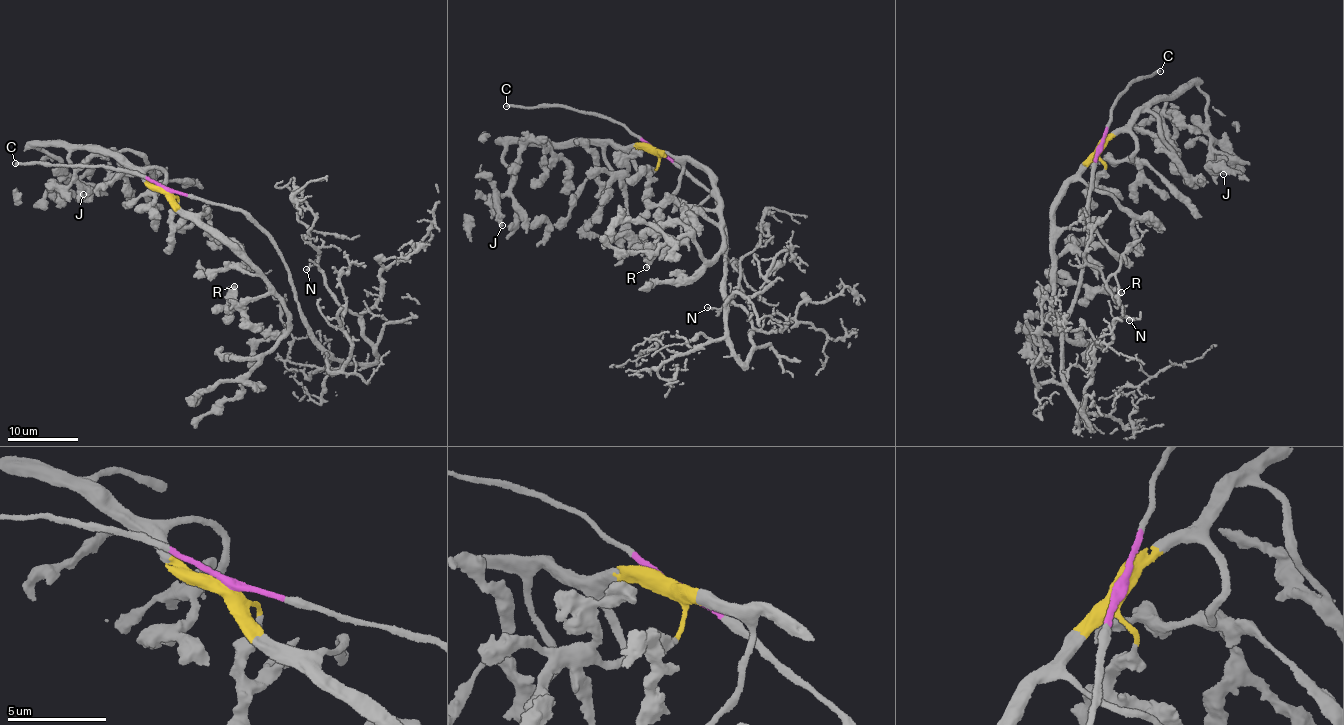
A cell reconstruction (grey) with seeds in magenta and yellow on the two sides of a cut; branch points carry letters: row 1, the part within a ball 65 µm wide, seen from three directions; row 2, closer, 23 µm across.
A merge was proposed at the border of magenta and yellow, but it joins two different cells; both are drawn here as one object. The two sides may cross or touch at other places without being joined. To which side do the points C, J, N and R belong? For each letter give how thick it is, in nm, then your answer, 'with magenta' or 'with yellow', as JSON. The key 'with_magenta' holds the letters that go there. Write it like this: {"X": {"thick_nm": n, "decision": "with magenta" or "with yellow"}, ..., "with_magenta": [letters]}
{"C": {"thick_nm": 240, "decision": "with magenta"}, "J": {"thick_nm": 280, "decision": "with yellow"}, "N": {"thick_nm": 110, "decision": "with magenta"}, "R": {"thick_nm": 240, "decision": "with yellow"}, "with_magenta": ["C", "N"]}

